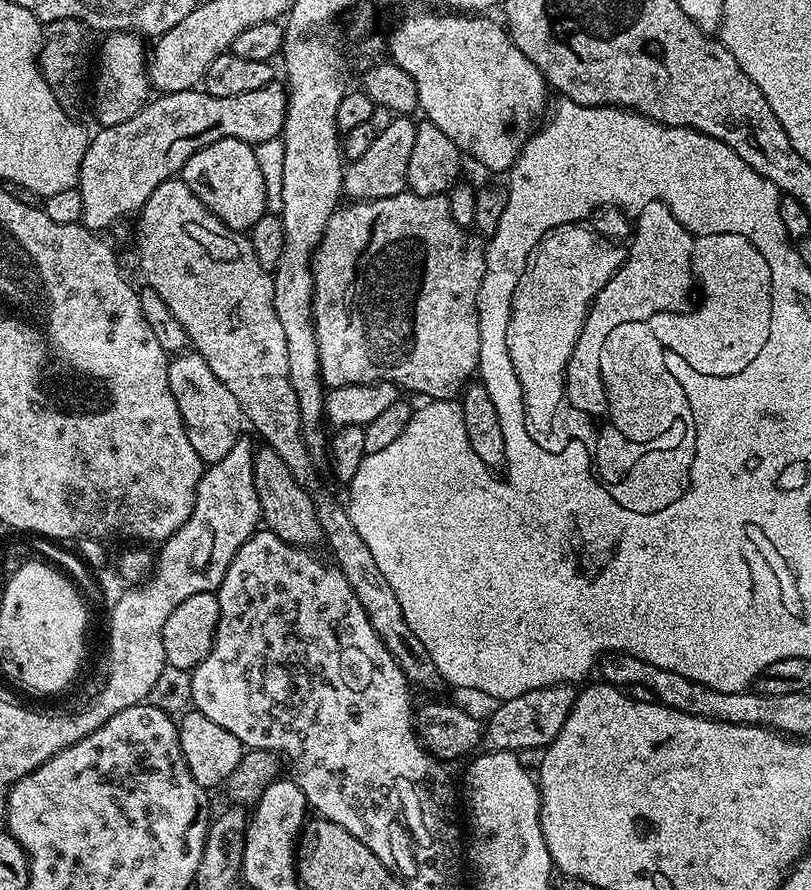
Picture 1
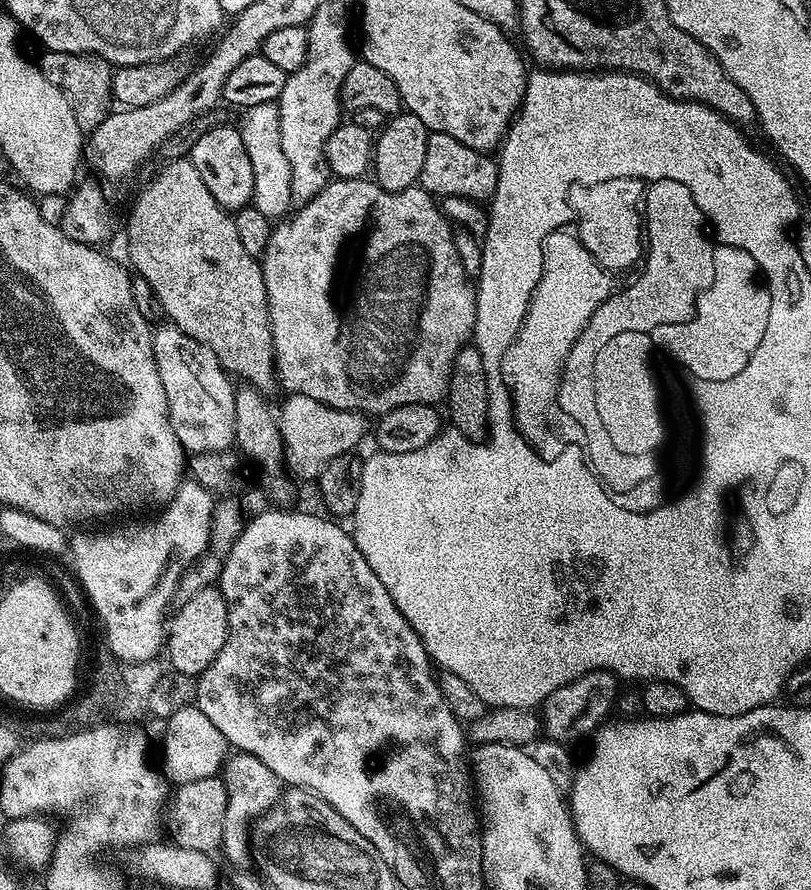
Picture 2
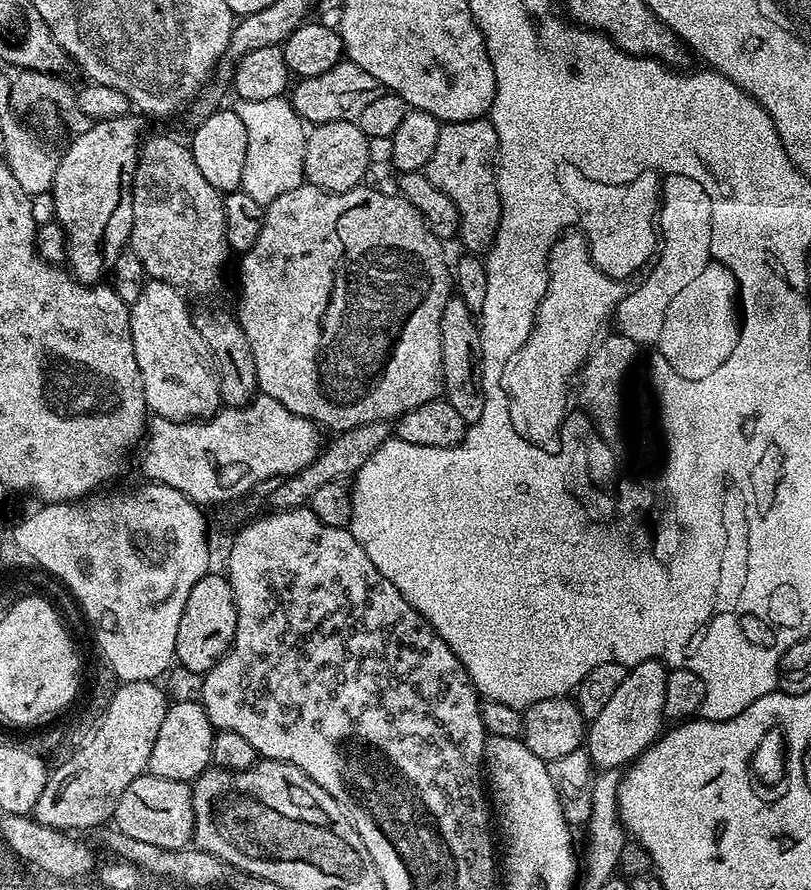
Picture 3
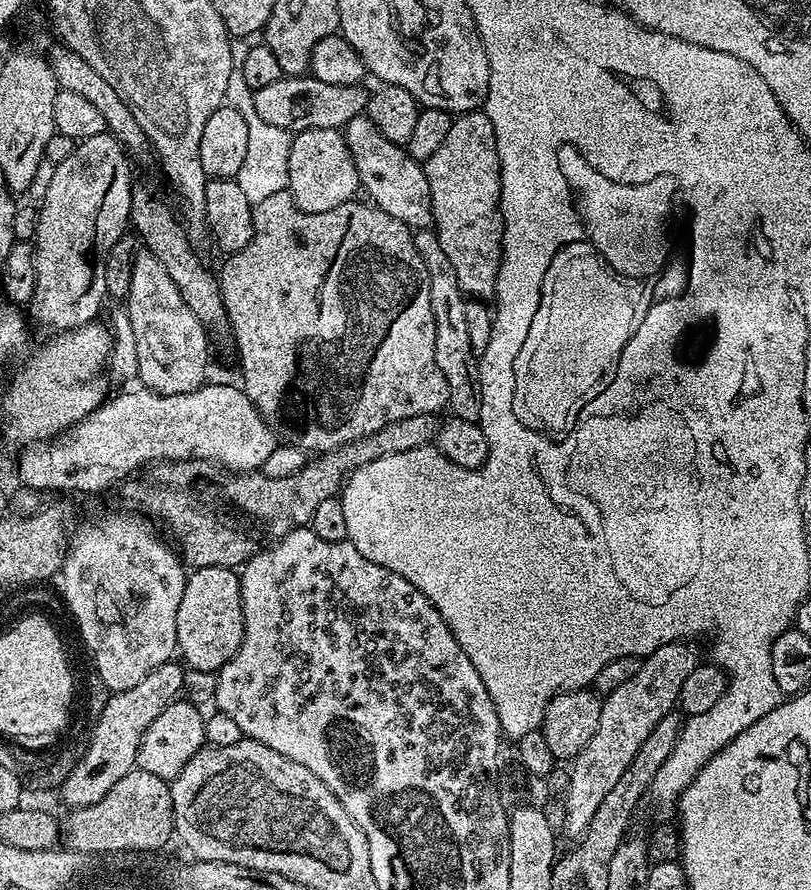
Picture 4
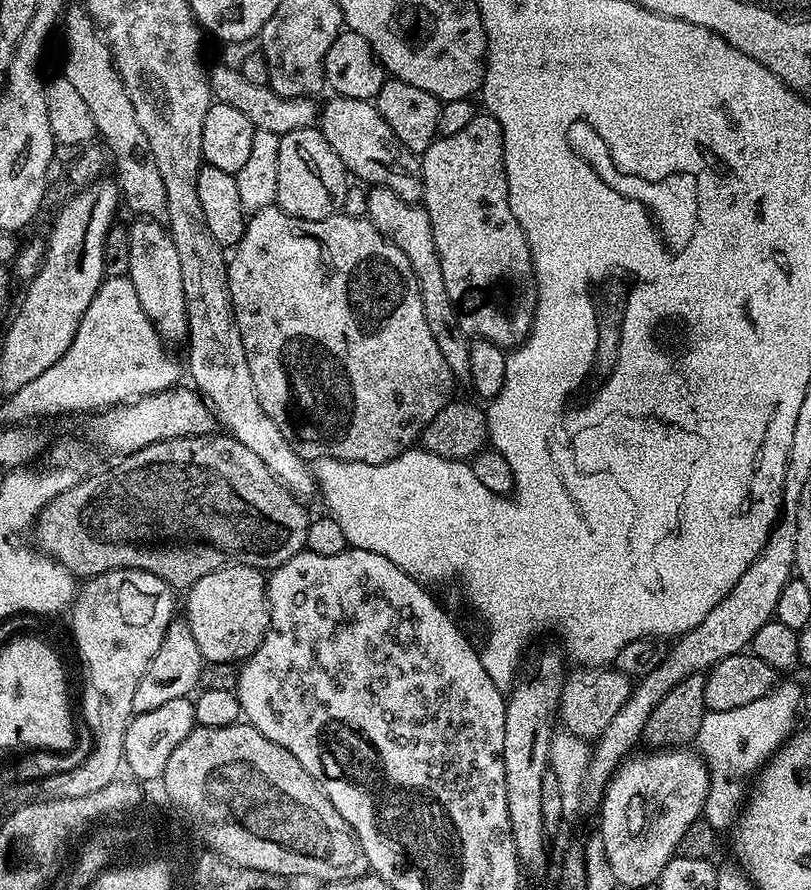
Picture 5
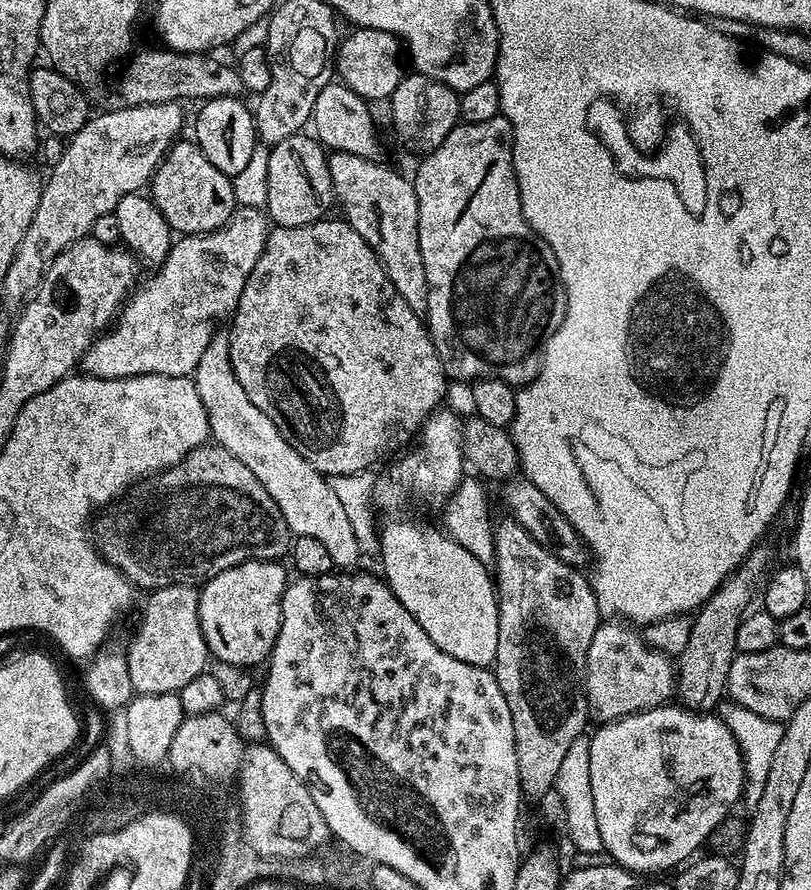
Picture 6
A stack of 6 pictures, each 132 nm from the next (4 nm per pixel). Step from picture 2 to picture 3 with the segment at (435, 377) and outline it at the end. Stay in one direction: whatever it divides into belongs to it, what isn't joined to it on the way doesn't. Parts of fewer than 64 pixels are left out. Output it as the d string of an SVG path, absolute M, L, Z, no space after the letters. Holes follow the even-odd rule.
M303 182L296 189L289 190L284 194L274 198L264 209L264 221L262 222L262 234L258 234L258 242L249 252L243 253L240 260L240 301L234 307L234 315L240 321L240 328L246 334L246 342L250 342L250 350L254 354L254 366L258 369L258 389L263 395L274 398L274 402L282 402L290 414L301 416L307 420L313 420L321 429L335 434L345 432L354 426L366 426L370 422L392 422L402 414L414 410L414 406L422 406L422 402L430 402L441 395L444 386L444 371L442 370L442 334L440 333L440 323L442 322L442 310L446 302L454 295L454 276L450 271L450 264L444 261L445 245L430 230L430 226L418 214L418 210L399 194L387 196L384 192L379 192L376 188L364 188L357 186L345 192L323 192L320 188L315 188L313 184Z

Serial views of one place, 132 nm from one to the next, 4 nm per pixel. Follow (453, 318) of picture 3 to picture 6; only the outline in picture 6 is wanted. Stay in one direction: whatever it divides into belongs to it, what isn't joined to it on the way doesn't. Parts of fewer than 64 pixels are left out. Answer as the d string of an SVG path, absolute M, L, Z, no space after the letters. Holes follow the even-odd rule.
M332 152L328 157L330 166L330 180L334 186L334 200L337 205L344 207L343 219L349 226L358 230L362 238L370 247L376 250L376 257L382 262L390 282L394 282L394 290L406 298L406 306L410 310L426 313L426 298L428 287L426 286L426 266L422 266L422 250L418 246L418 194L416 185L408 180L400 172L395 172L388 164L380 164L379 159L371 160L362 158L358 154L346 154L345 152Z

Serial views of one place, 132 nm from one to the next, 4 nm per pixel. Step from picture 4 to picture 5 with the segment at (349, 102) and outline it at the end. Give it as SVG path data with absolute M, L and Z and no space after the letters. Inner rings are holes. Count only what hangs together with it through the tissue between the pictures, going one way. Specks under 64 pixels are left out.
M217 62L211 65L208 72L208 85L212 87L215 103L234 106L241 114L246 114L250 122L257 129L272 131L278 137L285 136L290 130L299 128L311 128L318 120L318 104L311 96L302 98L282 98L267 86L254 86L246 82L246 78L240 76L240 69L232 68L226 63Z

